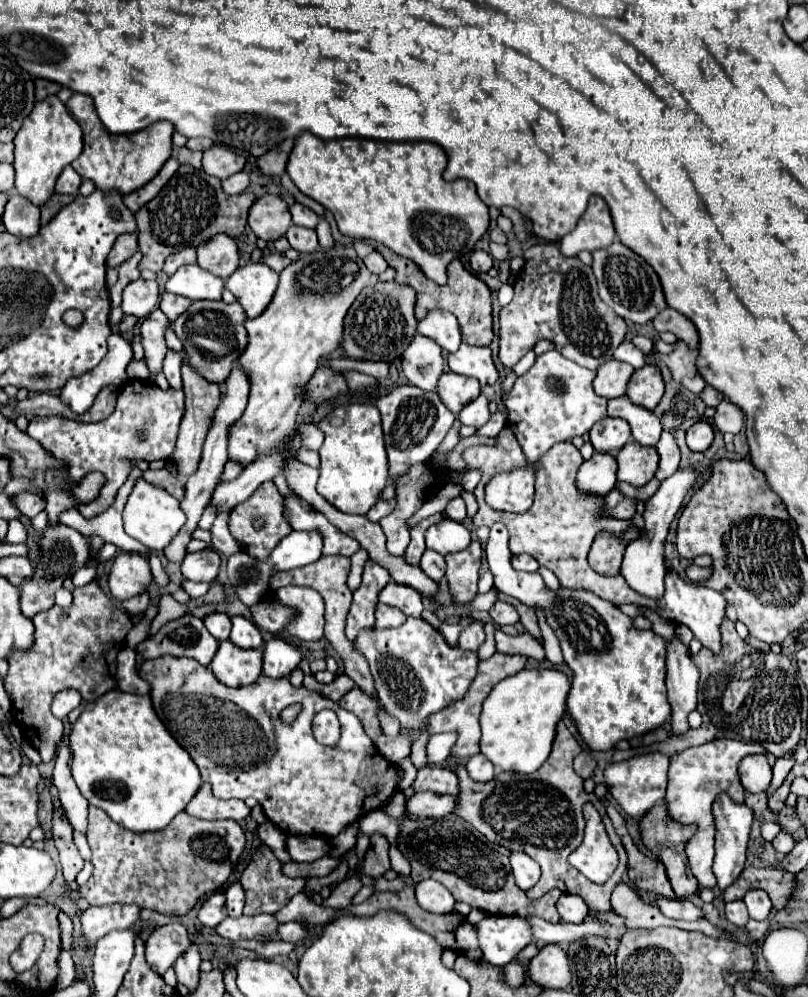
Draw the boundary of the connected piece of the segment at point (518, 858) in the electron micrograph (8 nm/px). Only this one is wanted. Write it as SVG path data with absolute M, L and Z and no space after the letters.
M523 851L511 853L511 867L513 867L515 881L523 891L531 889L539 881L539 873L541 873L539 865L529 855L525 855Z

